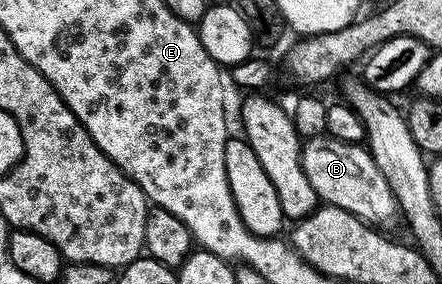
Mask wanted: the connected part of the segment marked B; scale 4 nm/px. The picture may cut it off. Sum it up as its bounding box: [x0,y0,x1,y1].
[301,135,397,223]

